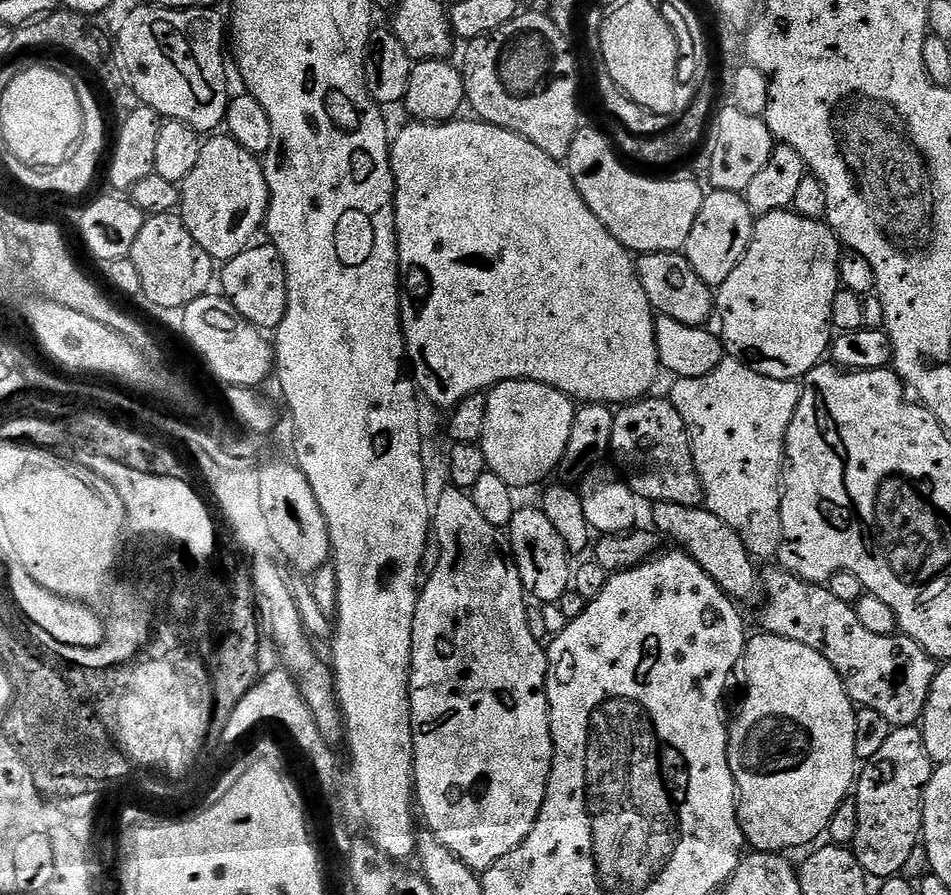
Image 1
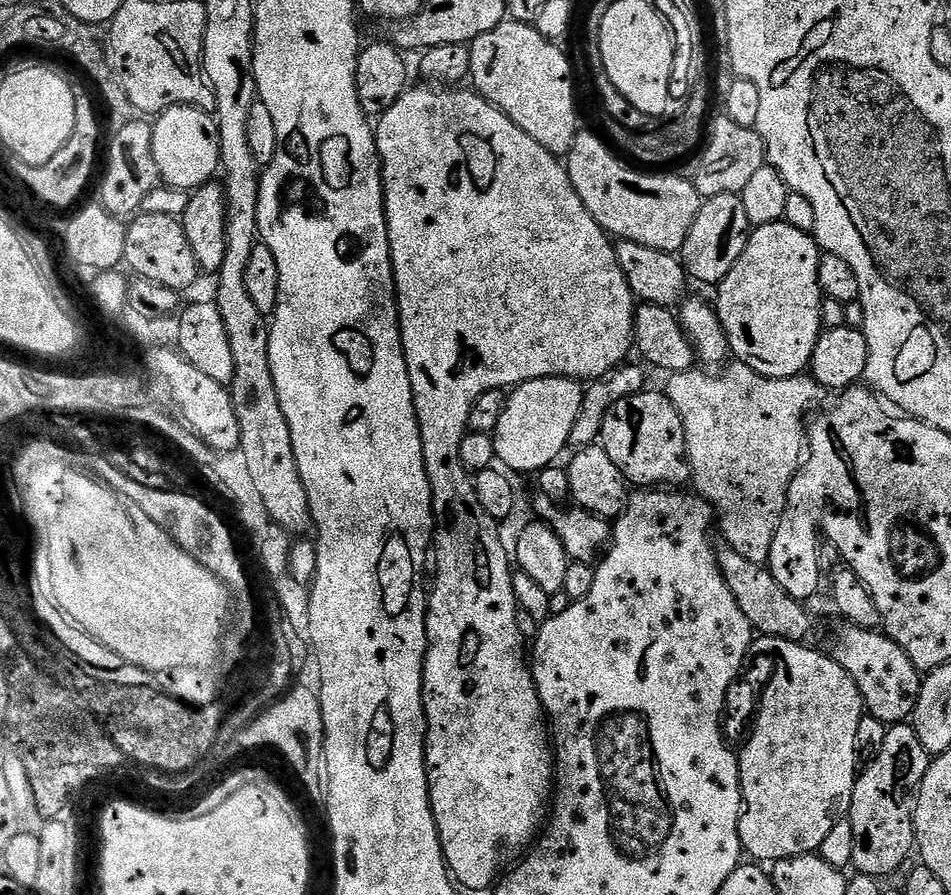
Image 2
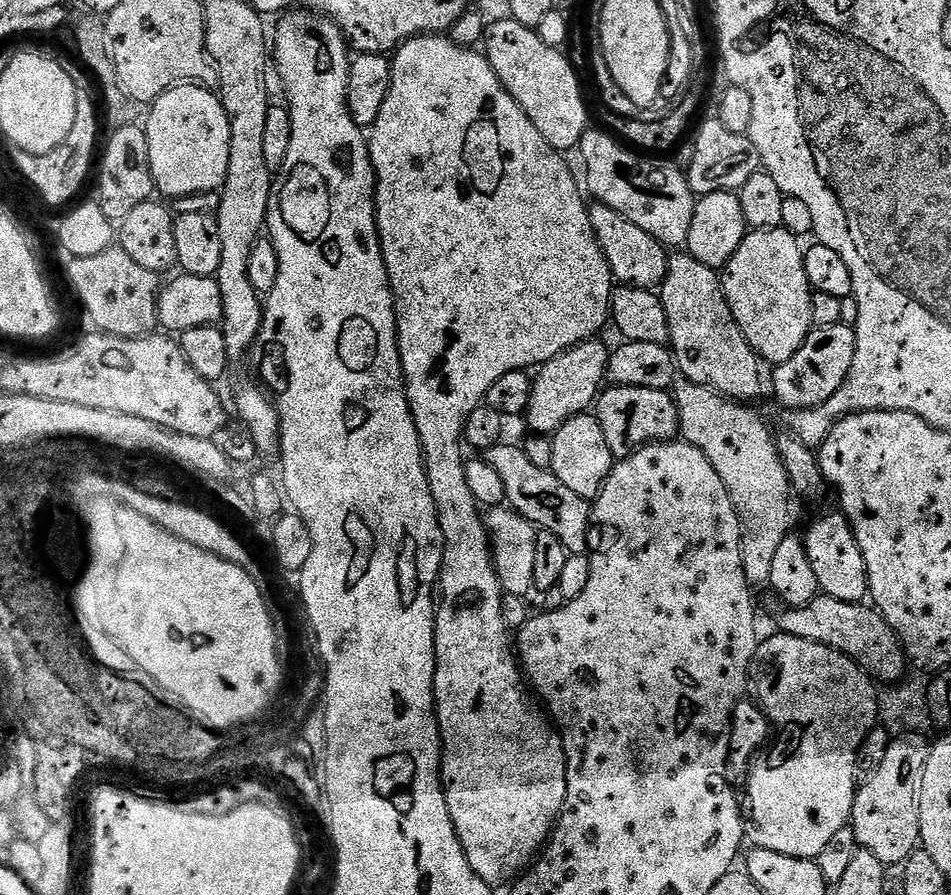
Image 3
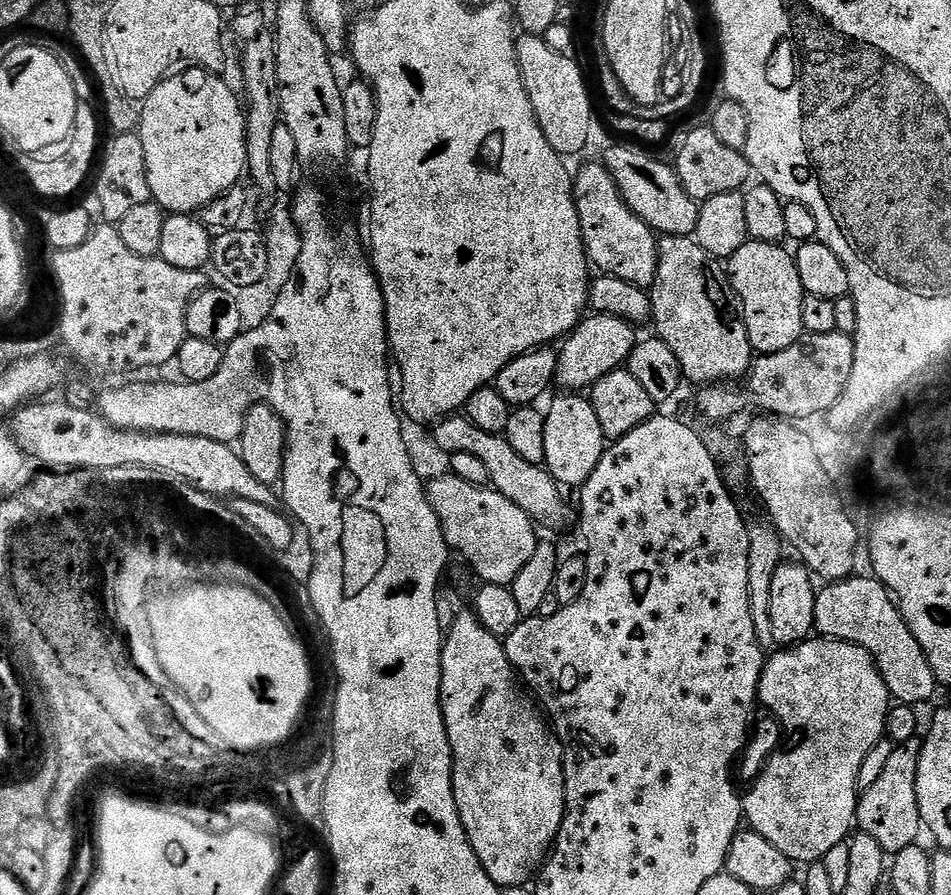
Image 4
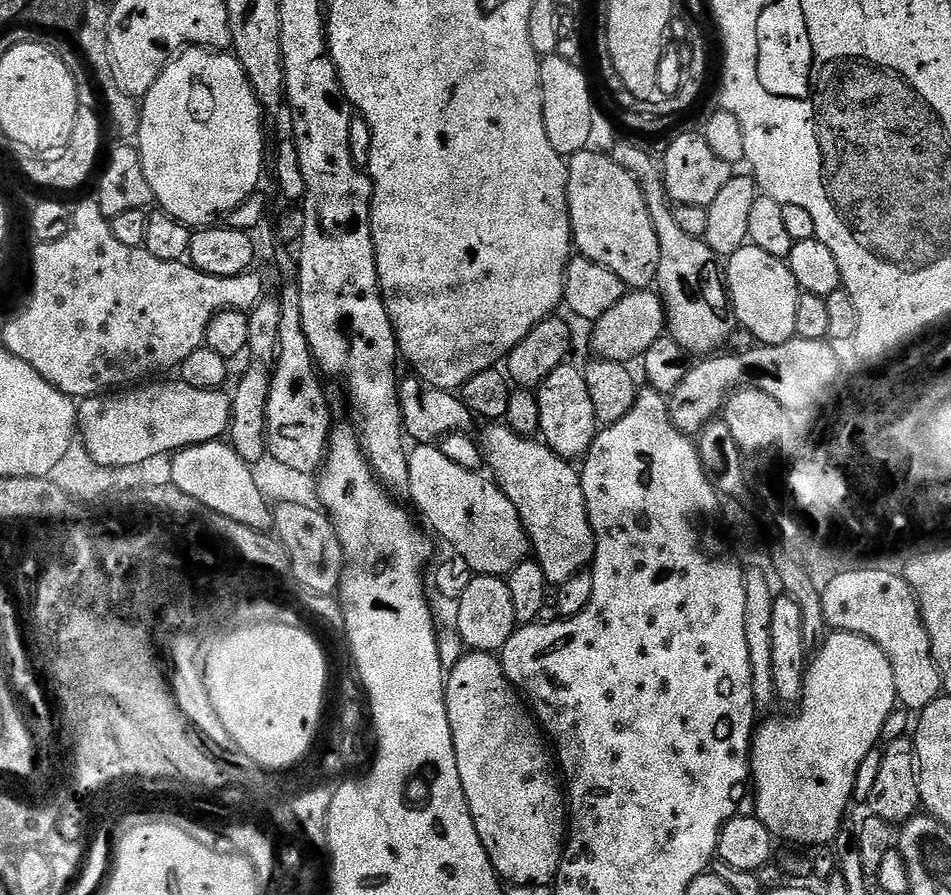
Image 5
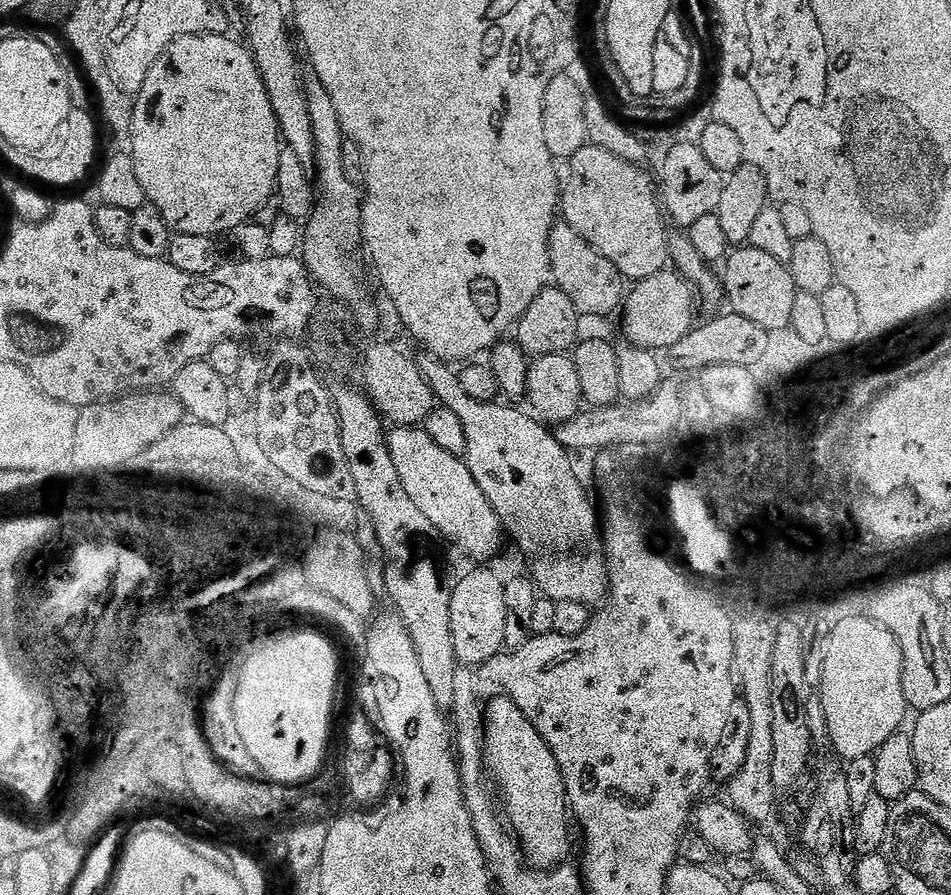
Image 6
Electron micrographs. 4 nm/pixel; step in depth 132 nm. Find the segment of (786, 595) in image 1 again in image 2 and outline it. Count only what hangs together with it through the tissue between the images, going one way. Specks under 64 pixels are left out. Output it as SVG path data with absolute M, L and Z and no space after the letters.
M845 623L844 629L836 636L830 655L837 660L854 678L862 698L867 715L878 718L883 724L903 724L915 713L918 694L922 683L922 674L910 662L906 650L898 646L883 631L860 628L856 624Z

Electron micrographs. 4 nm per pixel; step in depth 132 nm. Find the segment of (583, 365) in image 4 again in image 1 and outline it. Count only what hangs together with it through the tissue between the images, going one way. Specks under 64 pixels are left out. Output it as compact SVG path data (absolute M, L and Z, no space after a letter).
M504 380L487 393L488 409L484 423L484 436L479 446L486 454L488 471L494 473L513 490L528 488L531 484L540 484L552 471L564 463L566 446L570 442L572 427L576 421L577 405L571 396L551 388L548 384L539 384L537 380Z

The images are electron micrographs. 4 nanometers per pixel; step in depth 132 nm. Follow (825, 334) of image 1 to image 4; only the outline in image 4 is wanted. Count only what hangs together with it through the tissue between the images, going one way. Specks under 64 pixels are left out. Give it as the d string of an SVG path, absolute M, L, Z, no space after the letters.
M749 239L731 256L726 271L753 353L775 353L794 346L805 334L802 326L802 302L806 295L798 276L795 255L791 251L787 252L780 244Z

